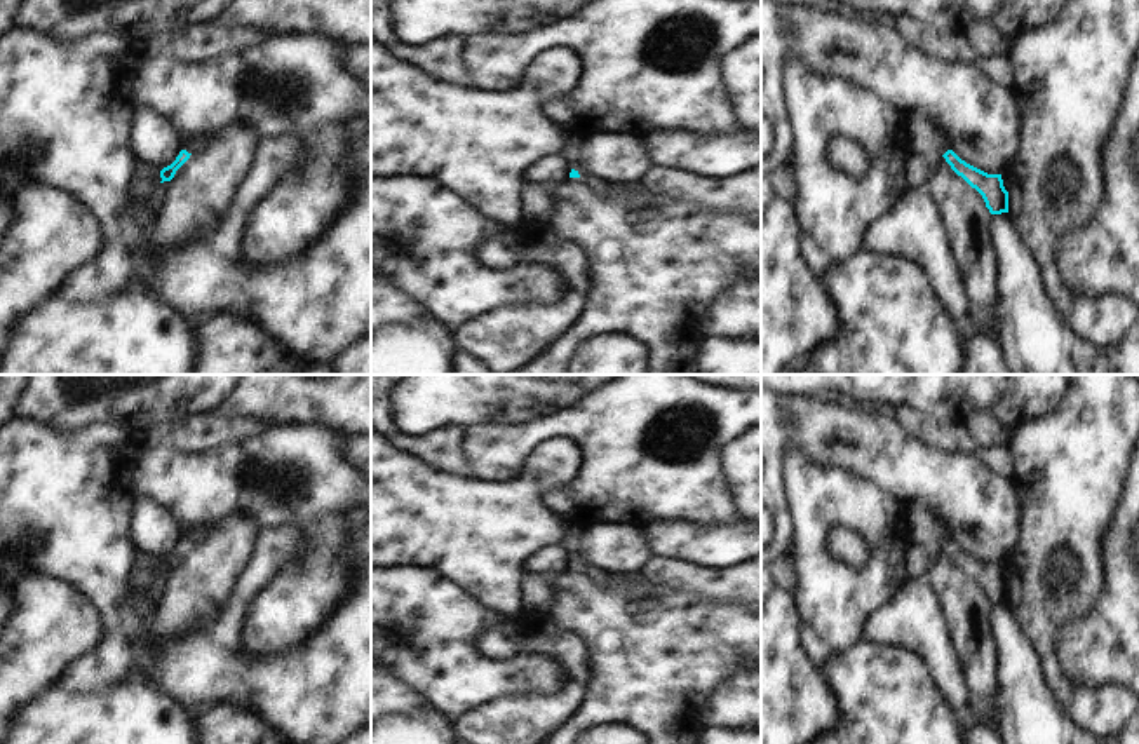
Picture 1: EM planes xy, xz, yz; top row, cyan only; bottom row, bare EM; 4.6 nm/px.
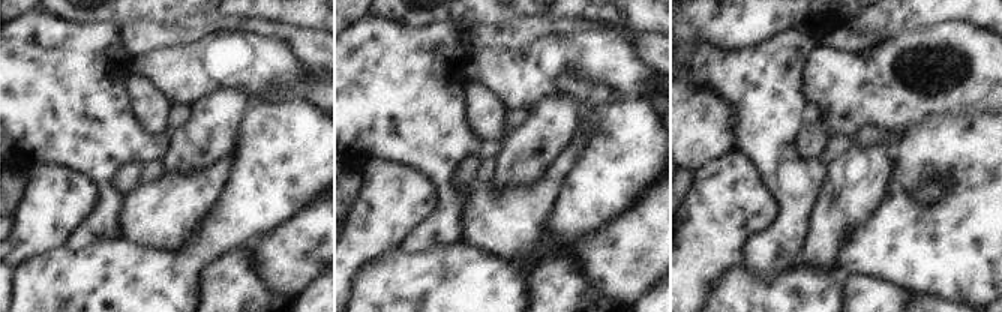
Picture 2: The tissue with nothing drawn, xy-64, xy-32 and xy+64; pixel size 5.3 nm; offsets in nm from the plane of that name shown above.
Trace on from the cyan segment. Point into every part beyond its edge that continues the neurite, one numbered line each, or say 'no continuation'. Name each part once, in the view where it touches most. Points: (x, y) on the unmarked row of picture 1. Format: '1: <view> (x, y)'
1: xy (154, 593)

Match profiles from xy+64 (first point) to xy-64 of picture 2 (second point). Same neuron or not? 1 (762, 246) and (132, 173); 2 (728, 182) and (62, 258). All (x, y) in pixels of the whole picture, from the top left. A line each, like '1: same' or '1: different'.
1: different
2: different

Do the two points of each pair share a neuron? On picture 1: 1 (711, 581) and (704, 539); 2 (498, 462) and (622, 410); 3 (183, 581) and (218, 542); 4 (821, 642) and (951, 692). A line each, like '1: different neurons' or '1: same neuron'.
1: different neurons
2: same neuron
3: same neuron
4: different neurons

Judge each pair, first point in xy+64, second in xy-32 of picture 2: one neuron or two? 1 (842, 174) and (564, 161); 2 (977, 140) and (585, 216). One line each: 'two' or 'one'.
1: two
2: two

